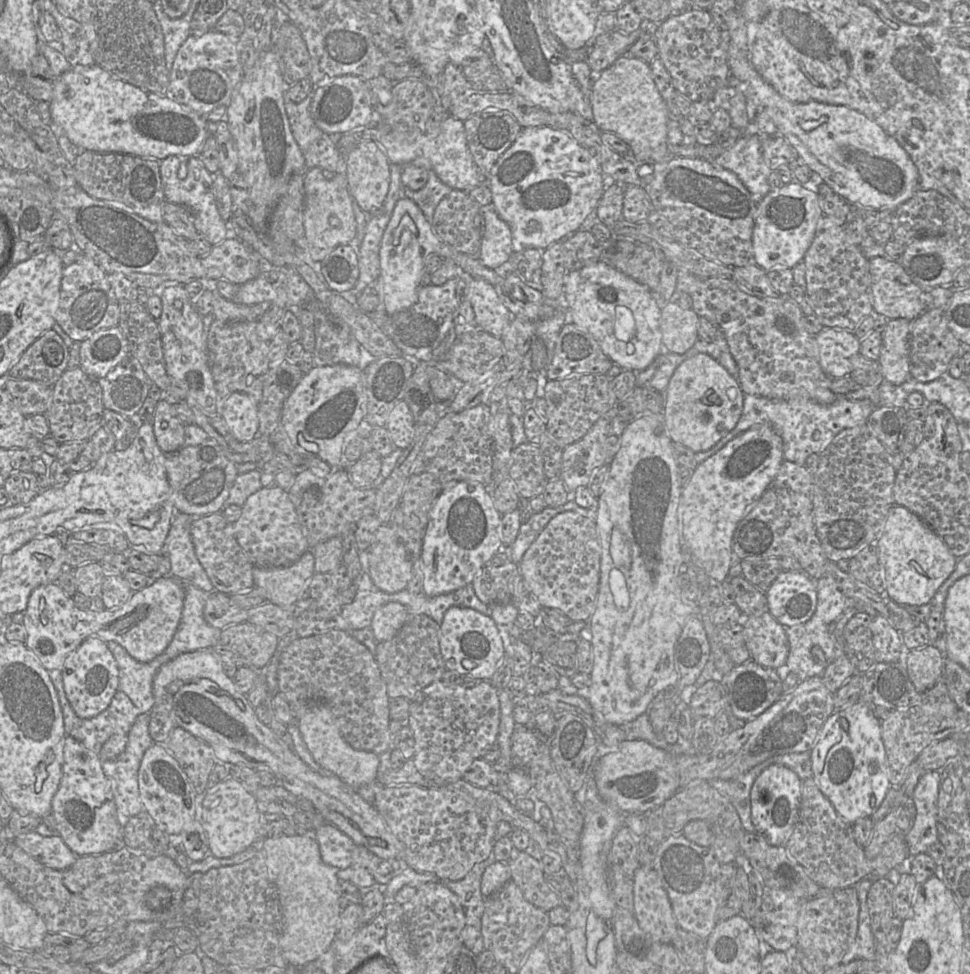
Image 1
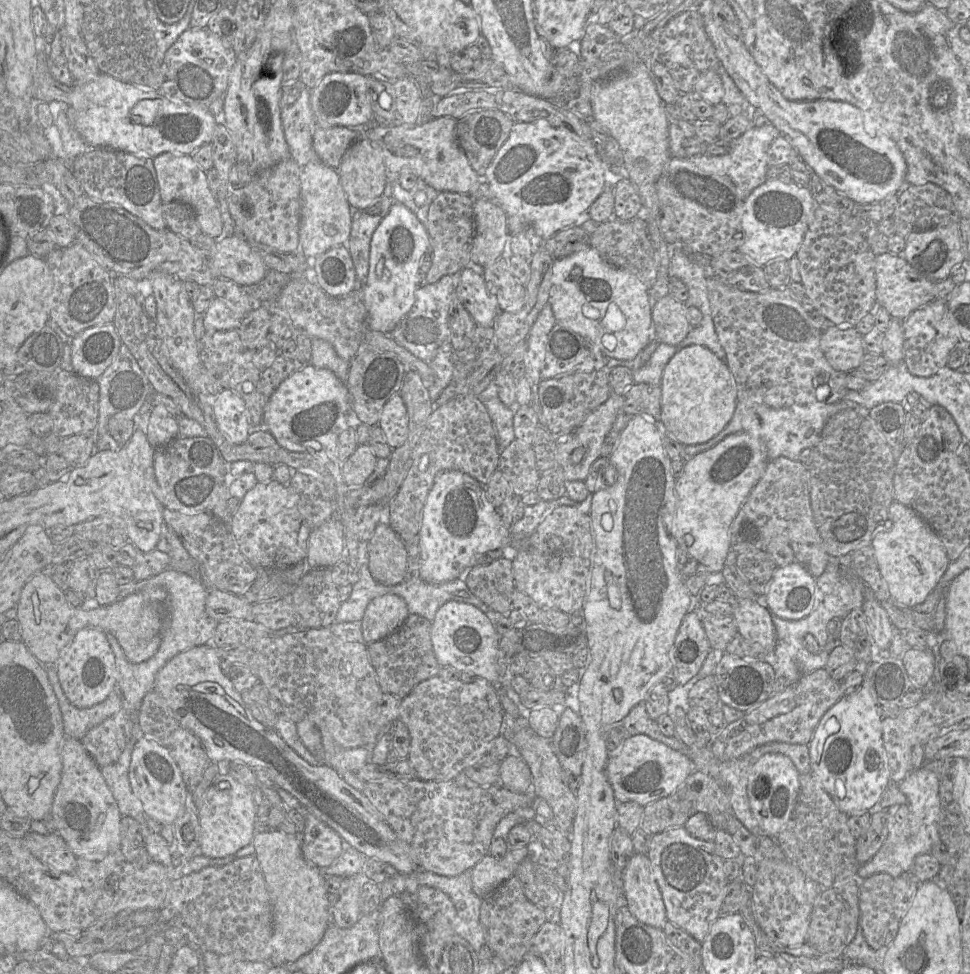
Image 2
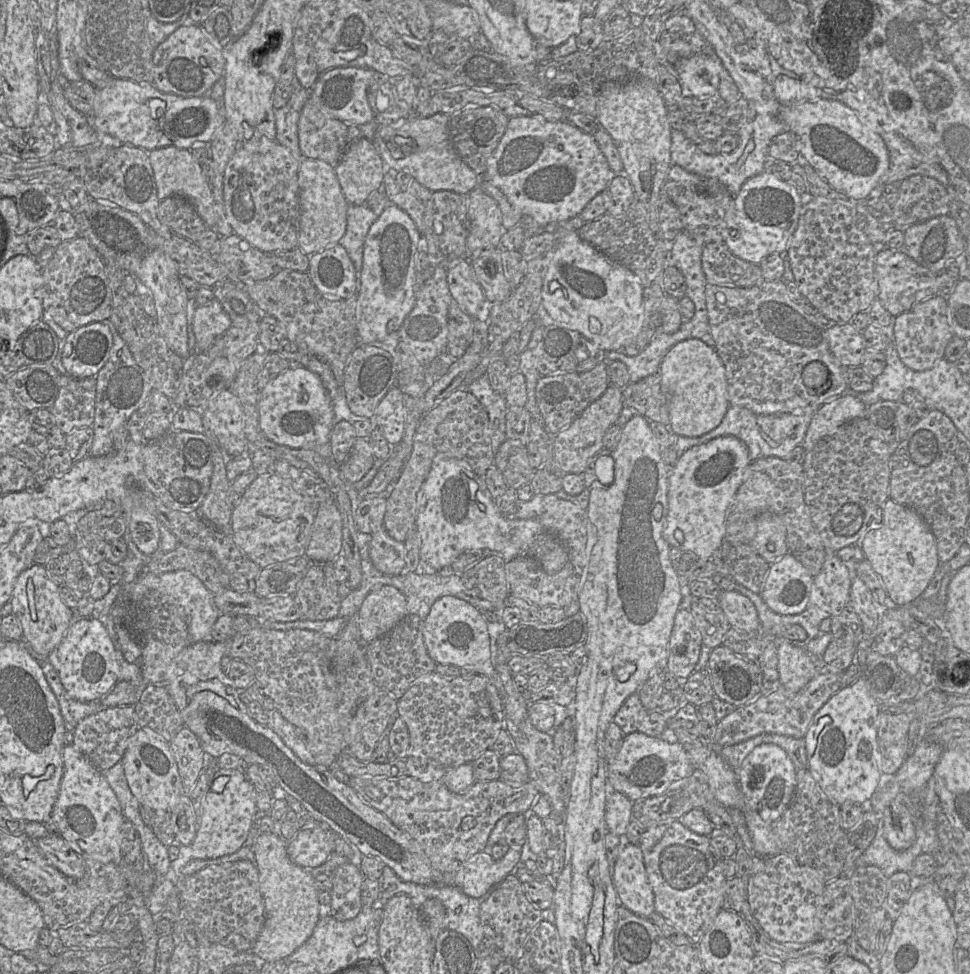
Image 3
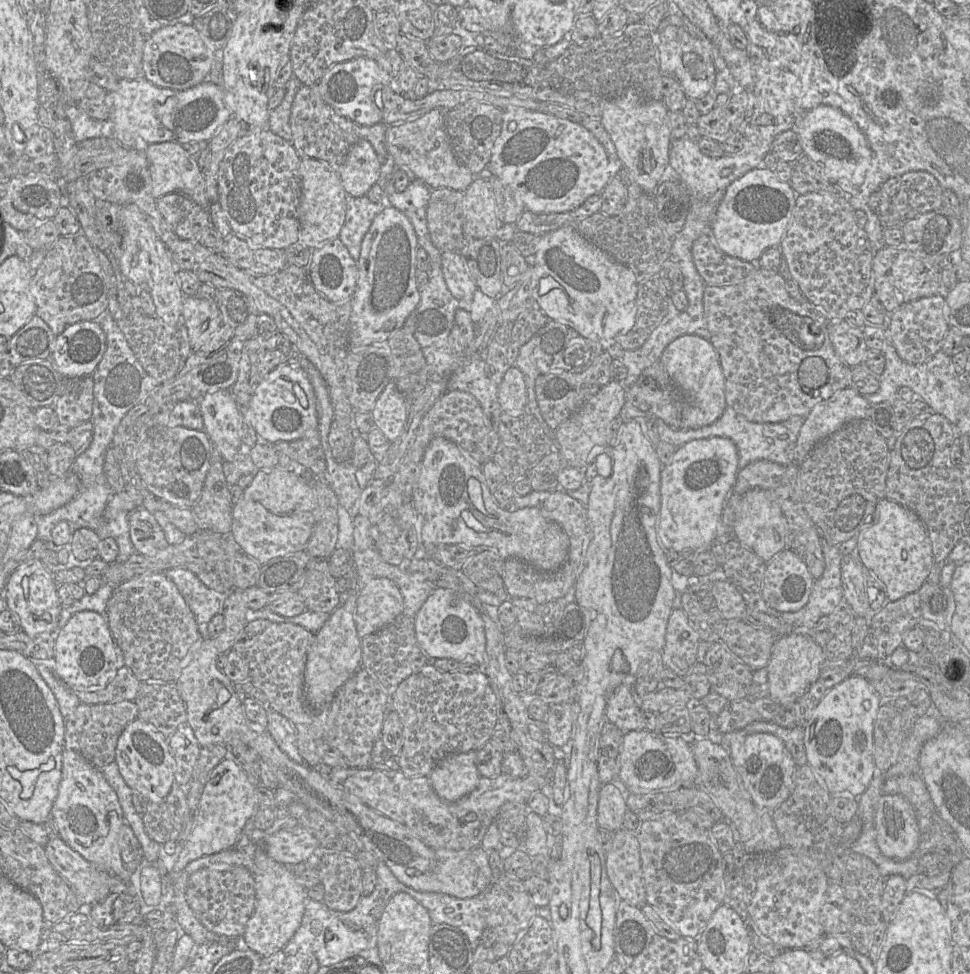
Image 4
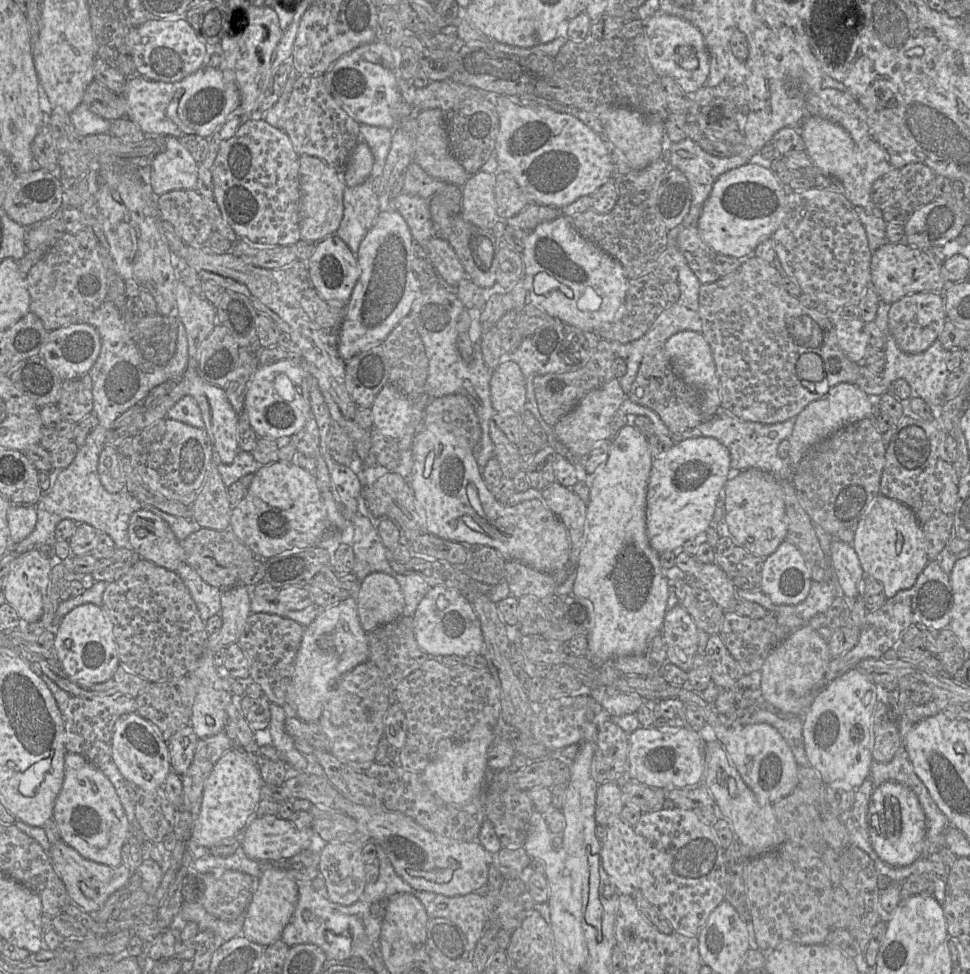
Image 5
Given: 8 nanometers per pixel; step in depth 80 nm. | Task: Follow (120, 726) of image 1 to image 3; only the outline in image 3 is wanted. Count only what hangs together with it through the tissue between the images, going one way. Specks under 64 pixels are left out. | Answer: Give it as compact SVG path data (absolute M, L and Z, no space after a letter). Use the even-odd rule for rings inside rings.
M41 660L39 662L50 688L58 700L64 726L69 734L83 718L98 712L102 708L106 708L101 707L101 705L98 704L98 701L82 702L73 698L65 690L57 671L48 660Z

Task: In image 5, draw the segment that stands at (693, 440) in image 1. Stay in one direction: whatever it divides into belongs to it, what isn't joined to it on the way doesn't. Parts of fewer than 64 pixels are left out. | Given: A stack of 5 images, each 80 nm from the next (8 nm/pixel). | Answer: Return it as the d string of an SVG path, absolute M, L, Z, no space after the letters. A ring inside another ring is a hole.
M681 331L669 337L664 351L678 377L699 392L699 401L704 420L715 416L721 408L720 381L717 375L711 348L702 333Z

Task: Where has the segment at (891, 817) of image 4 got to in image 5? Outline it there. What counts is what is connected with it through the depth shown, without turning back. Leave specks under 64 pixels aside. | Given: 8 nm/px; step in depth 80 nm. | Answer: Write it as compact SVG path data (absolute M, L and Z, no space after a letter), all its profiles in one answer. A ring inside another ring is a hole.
M885 782L874 789L868 805L867 828L874 851L890 866L908 866L924 856L925 815L915 793L901 784Z

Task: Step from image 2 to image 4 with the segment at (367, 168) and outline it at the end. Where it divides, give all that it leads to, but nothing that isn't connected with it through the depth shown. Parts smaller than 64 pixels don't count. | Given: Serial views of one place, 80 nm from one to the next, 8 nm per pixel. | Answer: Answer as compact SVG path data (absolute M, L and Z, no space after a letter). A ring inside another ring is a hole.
M366 139L358 140L338 170L346 193L353 197L366 195L378 182L382 166L370 142Z

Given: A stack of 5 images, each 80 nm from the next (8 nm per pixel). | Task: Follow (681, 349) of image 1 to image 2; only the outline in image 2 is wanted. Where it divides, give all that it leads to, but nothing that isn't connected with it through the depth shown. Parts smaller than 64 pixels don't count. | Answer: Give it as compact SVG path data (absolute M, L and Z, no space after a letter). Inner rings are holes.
M651 288L648 289L653 304L652 320L656 340L678 346L692 329L687 318L687 305L671 295L657 300L657 293Z

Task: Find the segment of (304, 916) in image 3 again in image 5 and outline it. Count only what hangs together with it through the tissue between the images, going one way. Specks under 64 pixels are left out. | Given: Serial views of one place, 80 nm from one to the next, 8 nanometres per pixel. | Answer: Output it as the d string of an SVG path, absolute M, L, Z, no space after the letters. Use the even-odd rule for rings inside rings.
M263 863L261 874L256 880L254 892L243 916L241 935L262 947L281 939L282 932L294 913L297 899L296 882L274 863Z

